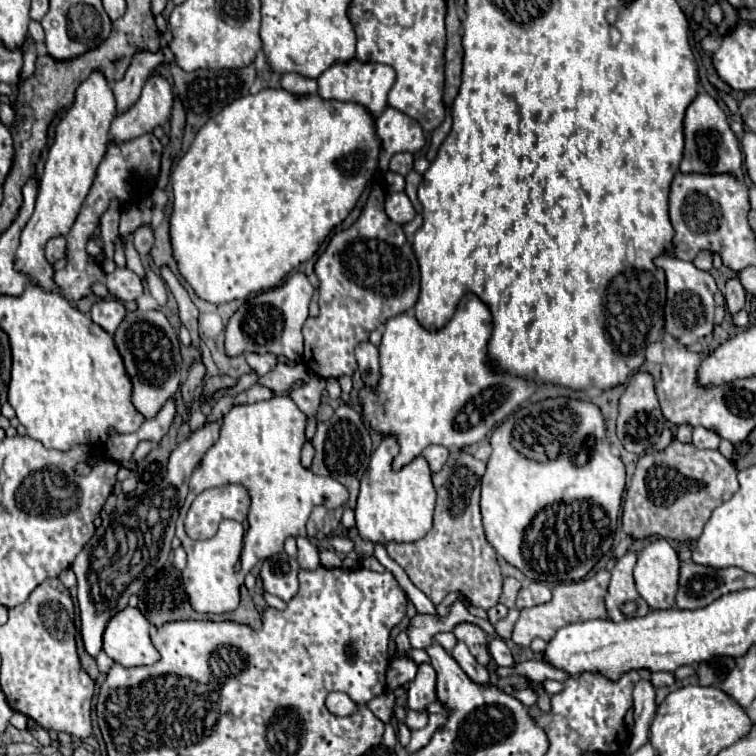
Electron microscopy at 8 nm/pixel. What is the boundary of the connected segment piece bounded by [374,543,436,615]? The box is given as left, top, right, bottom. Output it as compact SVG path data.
M376 543L376 551L374 551L374 557L396 577L396 581L400 583L400 587L406 591L406 595L408 595L408 599L412 601L412 605L416 607L416 611L418 613L422 613L422 615L436 615L436 607L434 607L434 603L418 589L418 587L414 587L414 583L408 579L408 575L404 573L404 569L402 567L398 567L398 563L394 563L390 557L388 557L388 553L386 553L386 549L384 549L384 545L380 545L380 543Z

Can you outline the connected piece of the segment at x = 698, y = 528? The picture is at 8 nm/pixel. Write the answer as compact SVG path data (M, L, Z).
M674 439L664 451L656 455L646 453L638 459L622 509L624 531L634 539L662 537L696 541L712 511L738 489L736 475L736 467L720 451L696 449L692 443Z

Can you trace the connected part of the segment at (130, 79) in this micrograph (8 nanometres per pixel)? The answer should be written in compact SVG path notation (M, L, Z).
M162 47L158 53L138 53L132 61L132 65L128 67L124 79L116 81L112 85L112 93L114 93L114 99L116 99L116 113L120 115L122 111L128 111L136 101L138 101L138 95L142 91L142 85L144 81L150 77L152 69L158 65L158 63L172 63L174 61L174 55L168 47Z

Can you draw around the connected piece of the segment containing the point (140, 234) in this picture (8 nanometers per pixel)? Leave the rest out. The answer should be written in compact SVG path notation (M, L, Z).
M142 225L132 233L132 243L136 247L136 251L140 253L140 257L148 257L152 245L154 245L154 231L150 225Z

